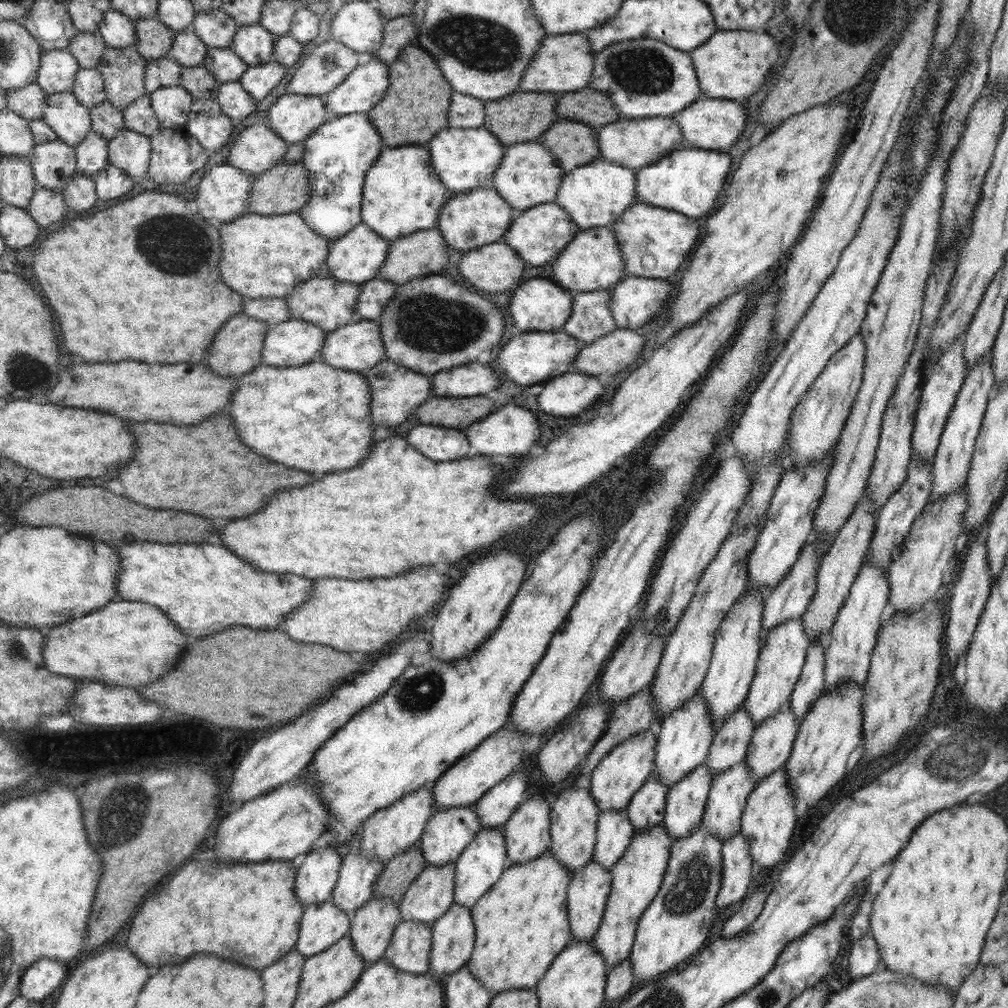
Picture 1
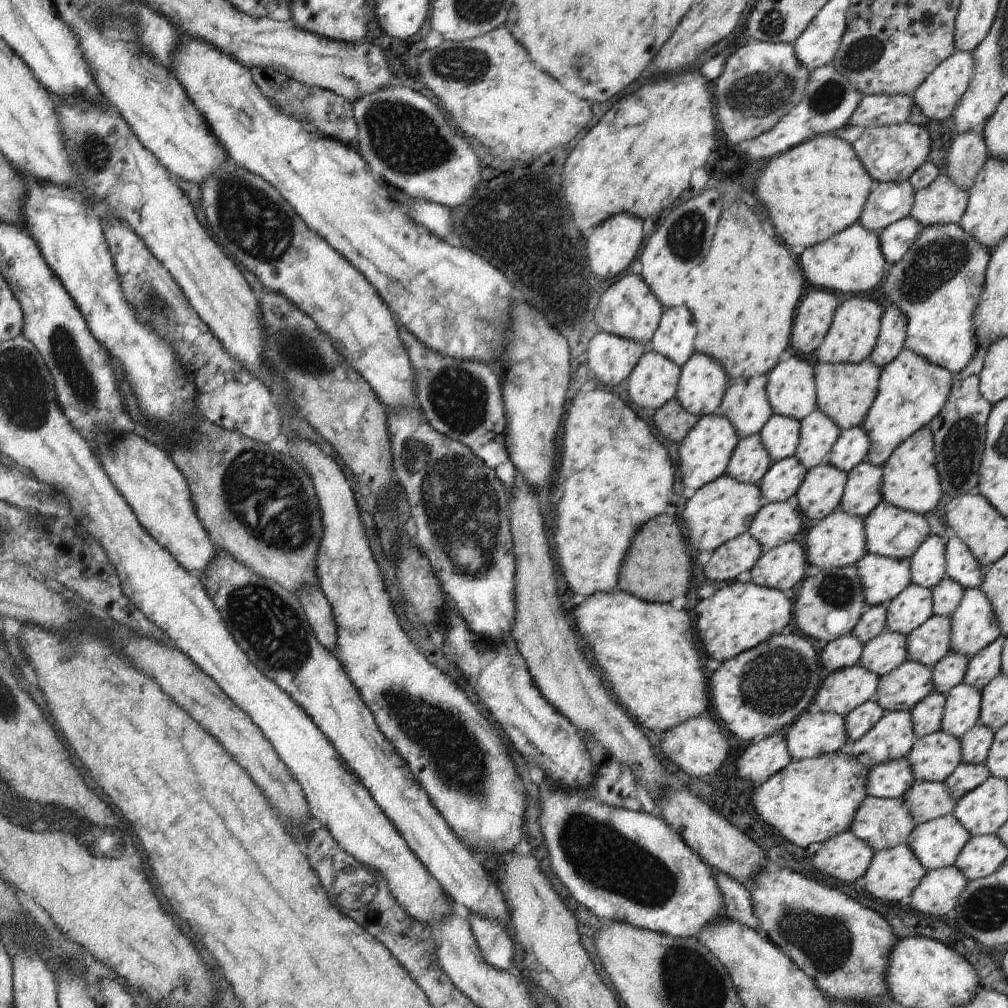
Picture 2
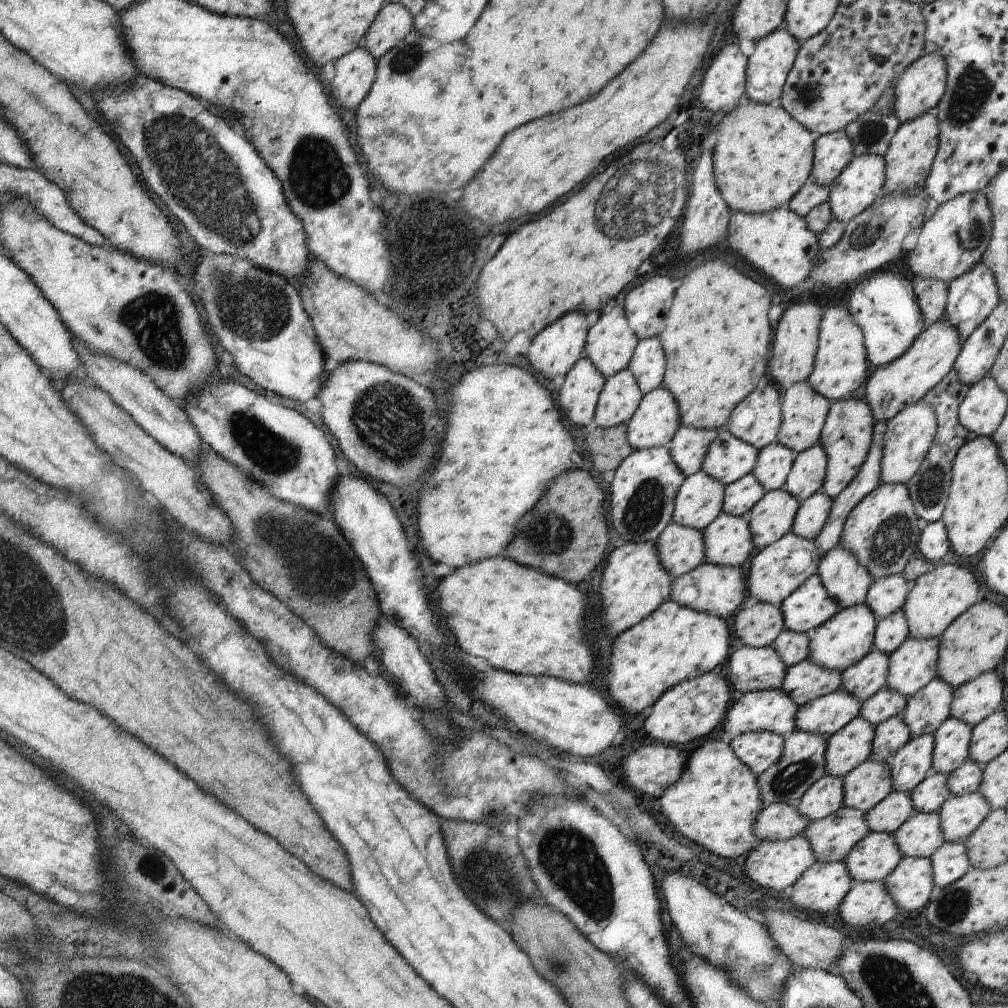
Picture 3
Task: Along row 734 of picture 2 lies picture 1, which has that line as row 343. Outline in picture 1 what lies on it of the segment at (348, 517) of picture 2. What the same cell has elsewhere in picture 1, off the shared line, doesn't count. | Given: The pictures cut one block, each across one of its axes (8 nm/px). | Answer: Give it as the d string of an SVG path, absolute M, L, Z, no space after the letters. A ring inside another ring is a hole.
M444 274L416 277L410 282L397 285L392 299L377 322L389 360L429 377L437 372L477 361L480 352L492 350L500 344L505 327L500 310L490 300L478 296L478 291L470 288L465 282L458 284L450 278L444 278Z

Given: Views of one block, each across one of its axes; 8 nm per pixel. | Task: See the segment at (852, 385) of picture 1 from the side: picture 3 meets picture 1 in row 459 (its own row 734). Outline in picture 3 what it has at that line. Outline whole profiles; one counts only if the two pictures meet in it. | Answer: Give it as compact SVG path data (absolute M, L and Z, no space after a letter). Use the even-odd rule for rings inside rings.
M792 731L785 737L782 756L765 770L757 775L760 798L767 807L774 803L797 803L801 796L819 778L826 775L826 739L818 738L809 732Z

